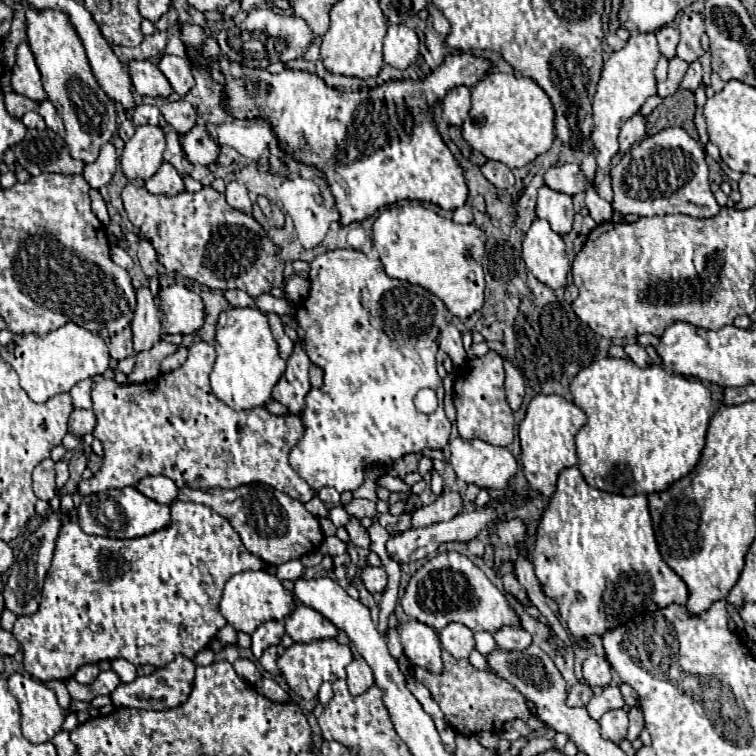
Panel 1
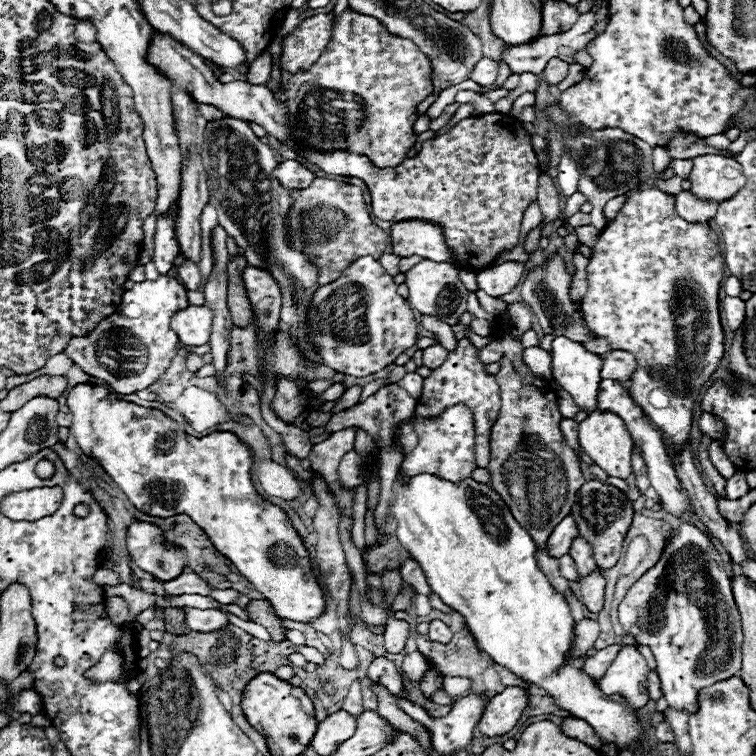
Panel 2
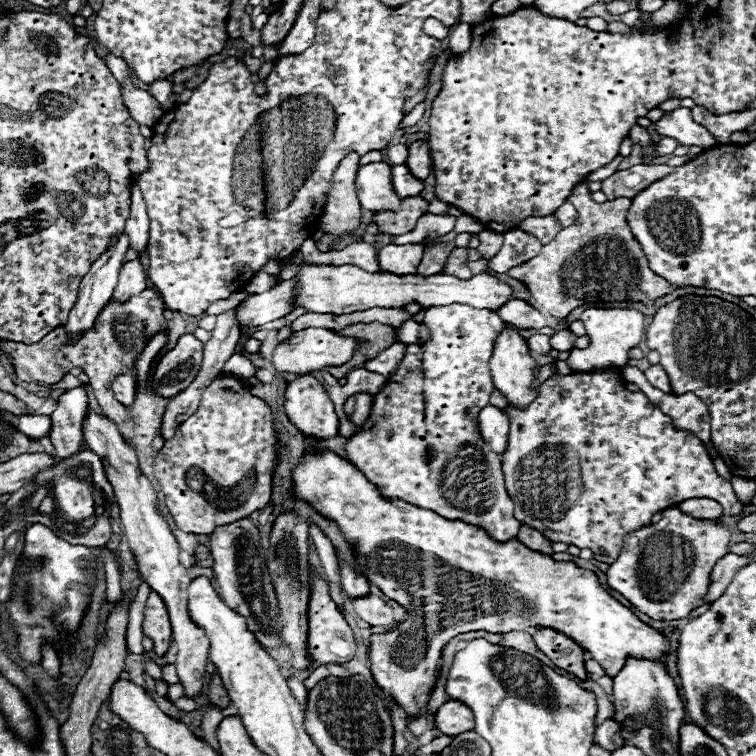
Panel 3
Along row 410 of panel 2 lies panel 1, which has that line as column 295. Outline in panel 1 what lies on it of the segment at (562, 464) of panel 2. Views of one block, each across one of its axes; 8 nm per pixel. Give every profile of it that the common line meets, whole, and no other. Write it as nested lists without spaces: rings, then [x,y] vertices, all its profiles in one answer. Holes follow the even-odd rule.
[[[248,484],[234,490],[208,488],[208,490],[192,490],[180,488],[178,500],[182,502],[198,502],[212,508],[216,514],[226,518],[232,528],[240,534],[244,546],[258,558],[262,558],[270,566],[280,566],[290,560],[298,560],[300,556],[314,552],[322,544],[322,530],[318,518],[314,518],[302,502],[290,498],[284,492],[274,490],[266,484]]]

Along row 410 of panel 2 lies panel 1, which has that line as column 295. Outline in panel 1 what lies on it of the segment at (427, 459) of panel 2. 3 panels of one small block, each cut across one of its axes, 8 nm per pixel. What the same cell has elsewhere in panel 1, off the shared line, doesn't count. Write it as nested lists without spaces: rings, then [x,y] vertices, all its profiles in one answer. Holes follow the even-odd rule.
[[[338,248],[338,250],[330,250],[324,252],[320,256],[316,256],[310,262],[310,294],[304,302],[306,310],[298,310],[296,312],[296,322],[298,326],[306,332],[306,352],[310,356],[310,360],[314,360],[318,366],[322,366],[324,370],[324,384],[320,388],[310,388],[308,396],[306,396],[306,404],[304,404],[304,412],[300,414],[302,424],[304,424],[304,434],[298,440],[298,444],[290,450],[288,462],[290,466],[298,472],[298,476],[314,490],[318,492],[324,486],[334,486],[338,492],[350,490],[354,492],[362,482],[364,476],[370,468],[374,466],[390,466],[396,460],[400,460],[402,456],[410,454],[410,452],[422,452],[426,448],[430,450],[442,450],[448,444],[448,436],[450,436],[450,422],[442,410],[442,398],[444,398],[444,388],[442,388],[442,380],[436,374],[436,352],[438,352],[438,312],[446,312],[446,306],[428,290],[424,290],[422,286],[414,286],[410,282],[402,282],[396,278],[388,278],[384,272],[384,266],[380,260],[370,260],[366,254],[362,254],[360,250],[350,250],[350,248]],[[422,388],[432,388],[438,396],[438,408],[434,414],[422,414],[416,410],[414,406],[414,396],[418,390]]]

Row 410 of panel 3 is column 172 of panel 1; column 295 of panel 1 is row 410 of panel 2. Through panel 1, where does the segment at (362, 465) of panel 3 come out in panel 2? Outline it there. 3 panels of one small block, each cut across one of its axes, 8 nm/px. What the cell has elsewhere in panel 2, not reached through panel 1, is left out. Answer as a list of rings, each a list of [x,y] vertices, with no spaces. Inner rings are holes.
[[[466,338],[458,340],[456,350],[448,352],[448,358],[444,360],[444,364],[440,368],[432,370],[432,374],[424,380],[422,396],[416,400],[414,414],[422,416],[422,418],[436,418],[452,404],[466,404],[472,410],[474,432],[476,432],[476,436],[474,436],[476,466],[486,468],[488,460],[490,460],[490,428],[496,422],[496,416],[500,410],[500,390],[498,390],[494,376],[488,374],[484,364],[478,360],[476,346]]]

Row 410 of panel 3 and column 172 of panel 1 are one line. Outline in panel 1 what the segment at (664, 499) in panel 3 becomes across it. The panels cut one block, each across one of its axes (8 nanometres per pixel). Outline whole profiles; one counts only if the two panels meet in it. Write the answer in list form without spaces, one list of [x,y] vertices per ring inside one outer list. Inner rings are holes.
[[[176,500],[170,518],[172,522],[166,528],[132,540],[88,536],[74,522],[62,526],[40,606],[32,616],[18,616],[12,628],[22,646],[24,668],[32,678],[42,682],[68,680],[84,664],[116,658],[126,658],[134,666],[150,664],[158,670],[176,654],[194,658],[216,638],[216,632],[226,626],[218,610],[224,584],[238,572],[264,570],[266,564],[244,548],[228,520],[204,504]]]

